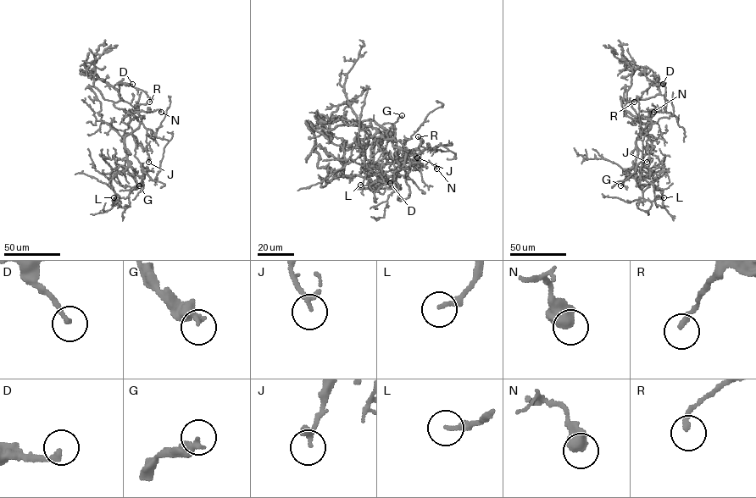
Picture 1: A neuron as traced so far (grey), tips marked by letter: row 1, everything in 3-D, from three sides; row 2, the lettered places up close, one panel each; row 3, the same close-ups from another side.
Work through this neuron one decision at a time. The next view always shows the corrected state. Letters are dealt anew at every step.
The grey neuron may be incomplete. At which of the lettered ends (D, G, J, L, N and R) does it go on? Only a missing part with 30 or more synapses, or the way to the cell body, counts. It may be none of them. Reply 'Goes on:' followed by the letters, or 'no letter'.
Goes on: no letter

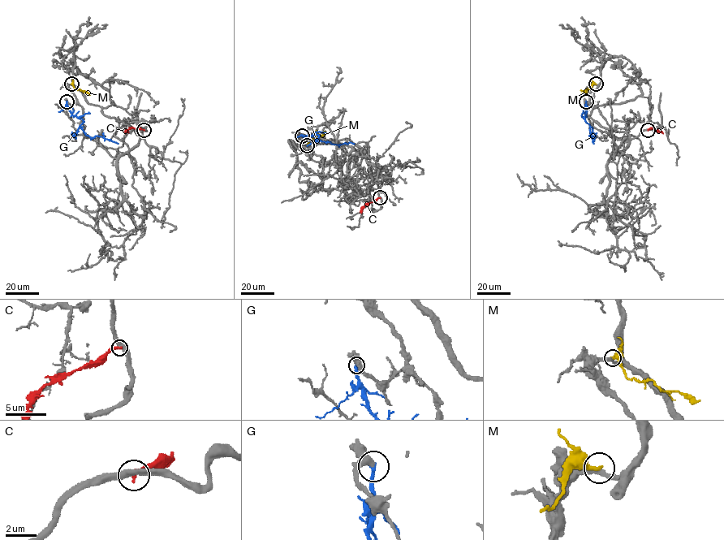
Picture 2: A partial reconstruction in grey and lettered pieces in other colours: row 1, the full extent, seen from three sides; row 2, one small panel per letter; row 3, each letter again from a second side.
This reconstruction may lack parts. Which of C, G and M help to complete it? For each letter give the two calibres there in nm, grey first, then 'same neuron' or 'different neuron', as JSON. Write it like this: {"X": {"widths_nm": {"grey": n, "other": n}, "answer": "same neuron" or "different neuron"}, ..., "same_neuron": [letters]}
{"C": {"widths_nm": {"grey": 420, "other": 280}, "answer": "different neuron"}, "G": {"widths_nm": {"grey": 400, "other": 280}, "answer": "different neuron"}, "M": {"widths_nm": {"grey": 300, "other": 240}, "answer": "different neuron"}, "same_neuron": []}

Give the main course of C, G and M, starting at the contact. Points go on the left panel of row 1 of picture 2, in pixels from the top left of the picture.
C: (144, 129), (131, 127), (125, 133)
G: (66, 101), (71, 113), (84, 121), (80, 127), (86, 136), (102, 136), (118, 144)
M: (71, 84), (89, 95)

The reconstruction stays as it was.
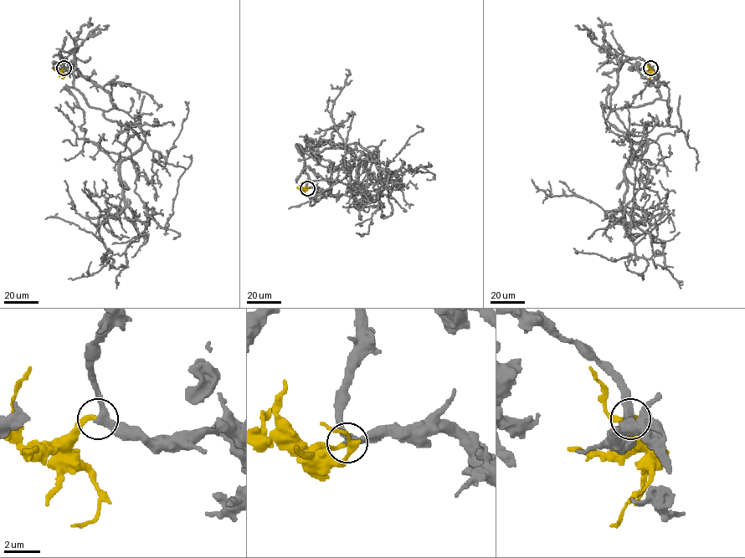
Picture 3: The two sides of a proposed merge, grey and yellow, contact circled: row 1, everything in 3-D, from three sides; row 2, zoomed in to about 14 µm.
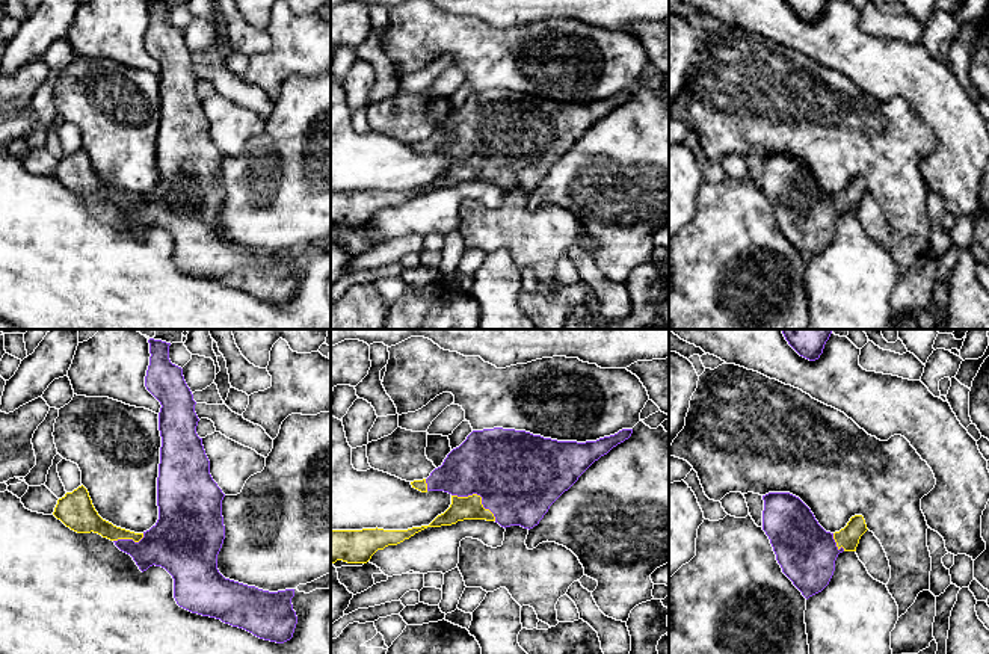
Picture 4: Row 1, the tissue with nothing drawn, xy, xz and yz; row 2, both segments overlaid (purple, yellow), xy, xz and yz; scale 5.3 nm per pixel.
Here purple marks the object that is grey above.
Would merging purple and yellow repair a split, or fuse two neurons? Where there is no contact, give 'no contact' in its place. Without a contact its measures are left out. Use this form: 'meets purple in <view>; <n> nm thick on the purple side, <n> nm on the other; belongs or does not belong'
meets purple in xz; 460 nm thick on the purple side, 130 nm on the other; belongs

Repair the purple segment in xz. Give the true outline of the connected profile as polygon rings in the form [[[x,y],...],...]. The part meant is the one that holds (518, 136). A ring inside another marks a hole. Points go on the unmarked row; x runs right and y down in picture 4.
[[[503,89],[473,92],[459,109],[447,116],[442,127],[435,130],[427,140],[411,143],[412,150],[421,154],[448,154],[451,157],[451,166],[444,175],[438,177],[429,187],[412,189],[408,192],[384,192],[377,189],[362,192],[331,192],[331,227],[337,222],[367,225],[377,211],[384,211],[388,207],[397,207],[427,189],[451,187],[464,181],[486,181],[495,183],[504,190],[521,187],[530,192],[539,186],[550,168],[568,153],[595,122],[628,101],[631,95],[633,91],[622,91],[615,97],[596,103],[577,104],[557,103],[525,92]]]

